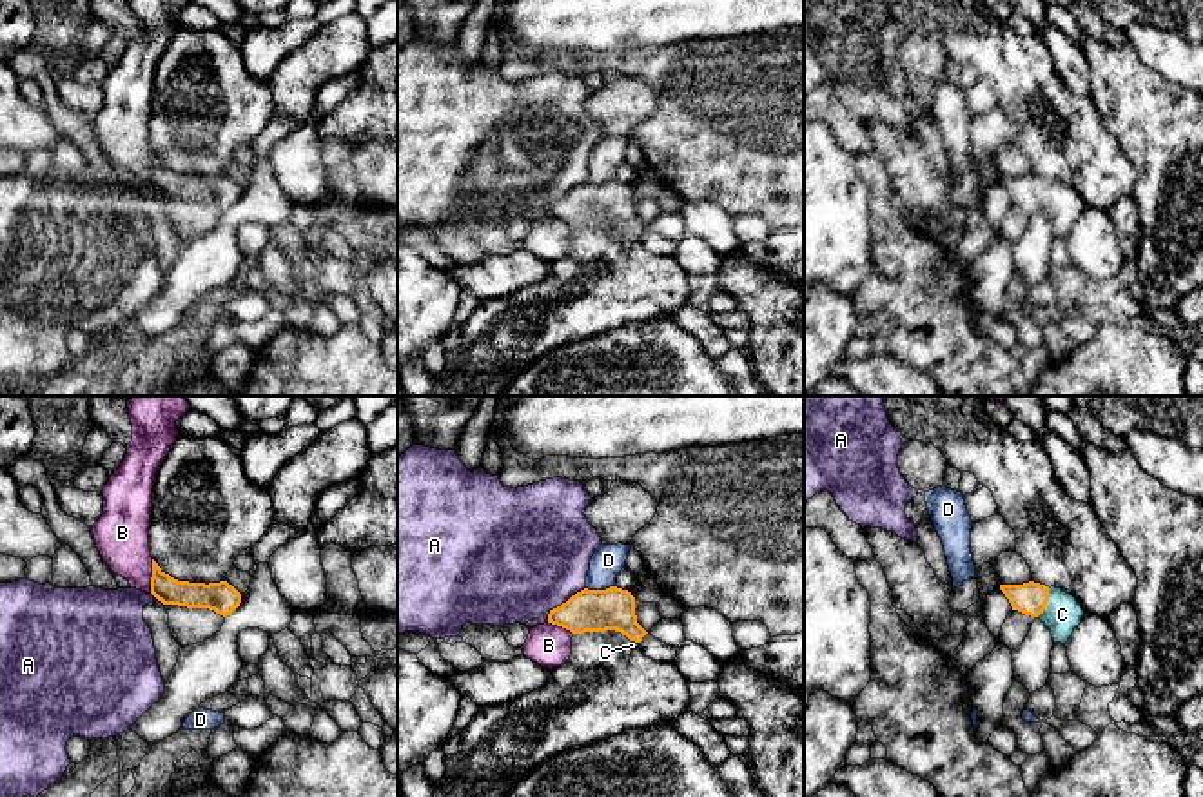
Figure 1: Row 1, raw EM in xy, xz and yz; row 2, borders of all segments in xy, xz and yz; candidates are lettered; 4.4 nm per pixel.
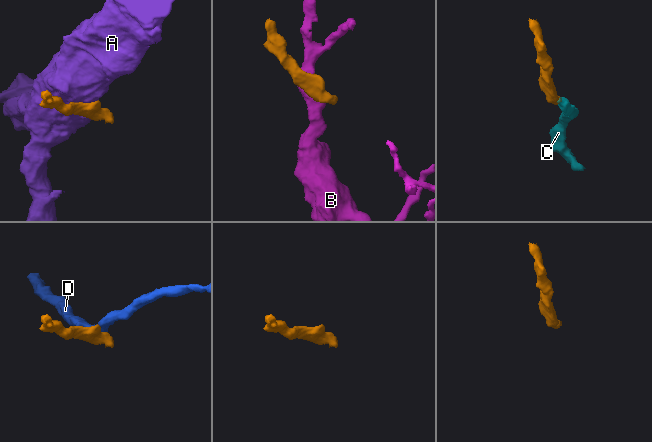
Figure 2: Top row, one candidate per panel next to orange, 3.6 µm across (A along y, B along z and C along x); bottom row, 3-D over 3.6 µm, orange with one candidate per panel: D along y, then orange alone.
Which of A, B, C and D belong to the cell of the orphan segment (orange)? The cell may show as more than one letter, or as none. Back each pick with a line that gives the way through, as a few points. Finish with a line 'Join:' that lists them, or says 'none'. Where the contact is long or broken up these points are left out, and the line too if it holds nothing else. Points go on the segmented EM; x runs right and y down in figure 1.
C: way yz (1031, 598), (1046, 603), (1062, 614)
Join: C

